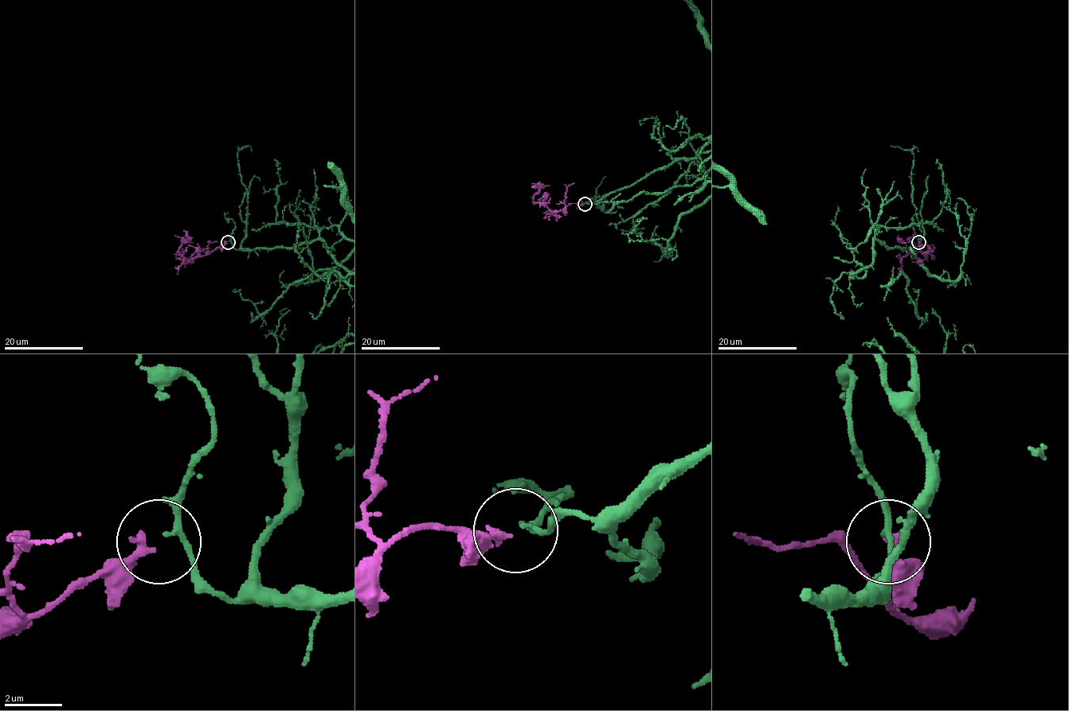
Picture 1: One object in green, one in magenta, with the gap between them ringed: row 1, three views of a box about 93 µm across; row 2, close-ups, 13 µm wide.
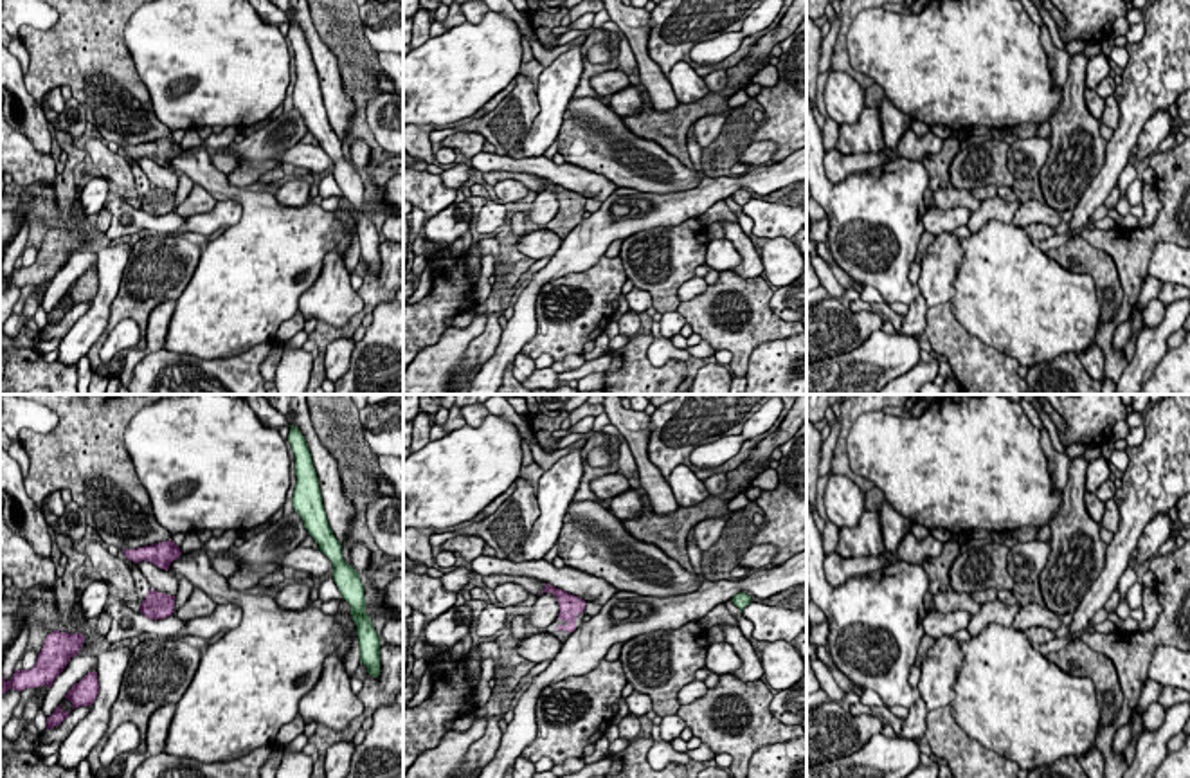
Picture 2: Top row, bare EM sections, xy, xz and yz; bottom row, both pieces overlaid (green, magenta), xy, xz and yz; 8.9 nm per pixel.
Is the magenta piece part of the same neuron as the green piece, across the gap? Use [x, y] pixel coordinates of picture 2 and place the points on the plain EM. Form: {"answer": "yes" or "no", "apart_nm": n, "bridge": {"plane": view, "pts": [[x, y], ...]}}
{"answer": "no", "apart_nm": 1100, "bridge": {"plane": "xy", "pts": [[294, 105], [180, 148]]}}

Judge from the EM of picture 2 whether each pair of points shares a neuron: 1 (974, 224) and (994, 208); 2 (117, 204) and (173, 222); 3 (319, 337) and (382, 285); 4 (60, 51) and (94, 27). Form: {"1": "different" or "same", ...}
{"1": "same", "2": "same", "3": "same", "4": "same"}

